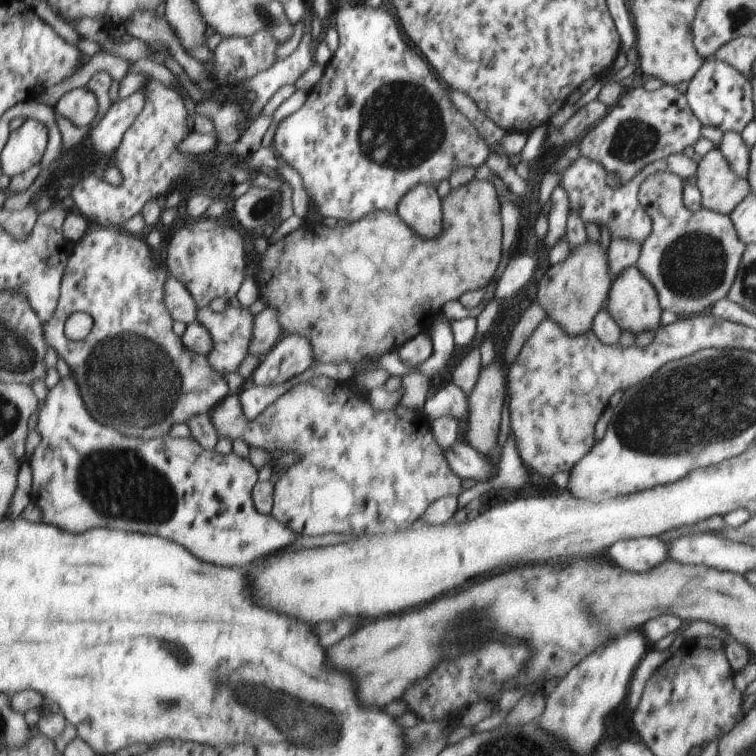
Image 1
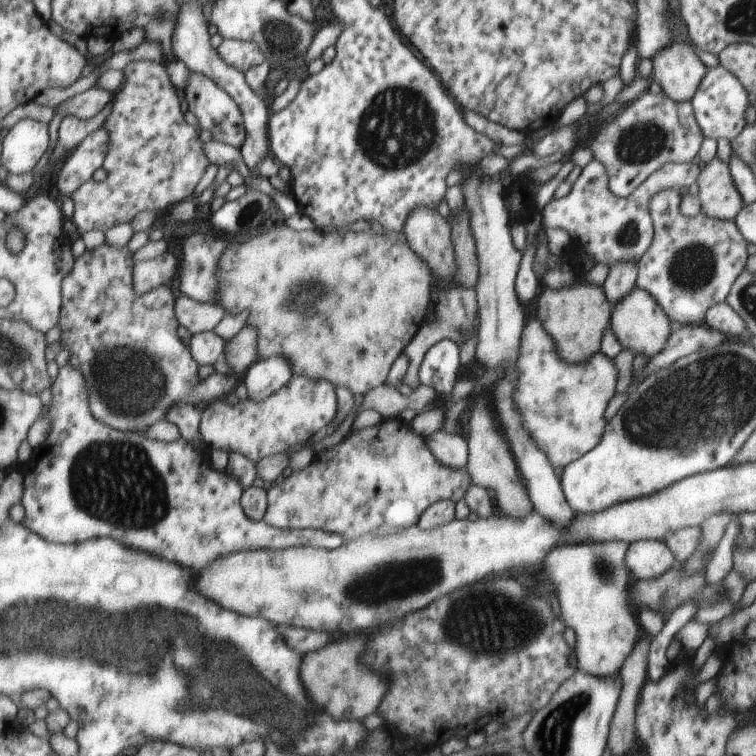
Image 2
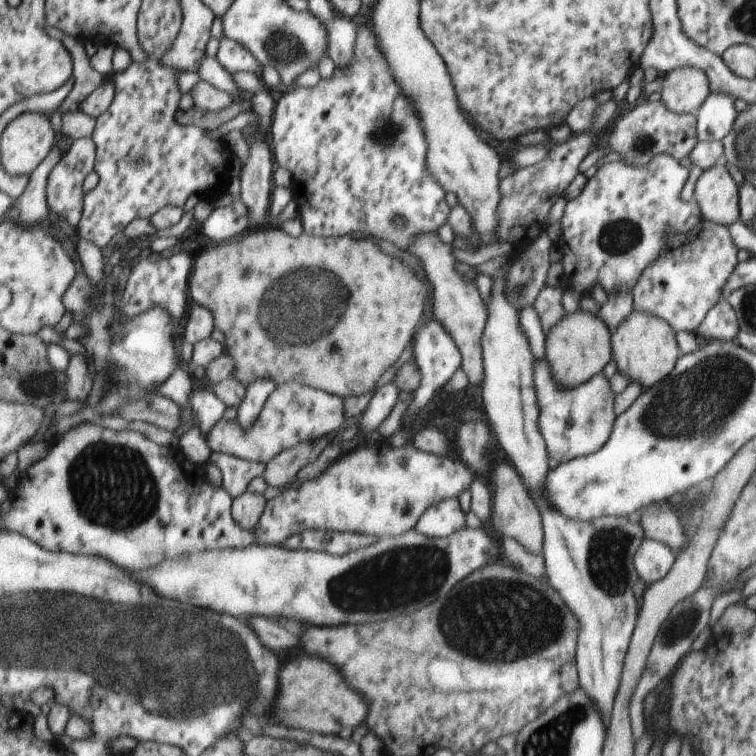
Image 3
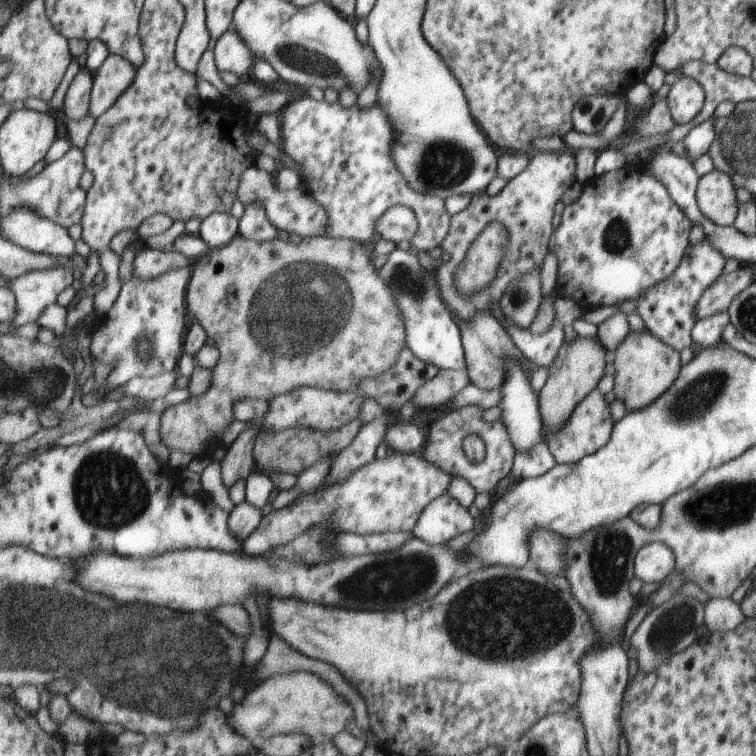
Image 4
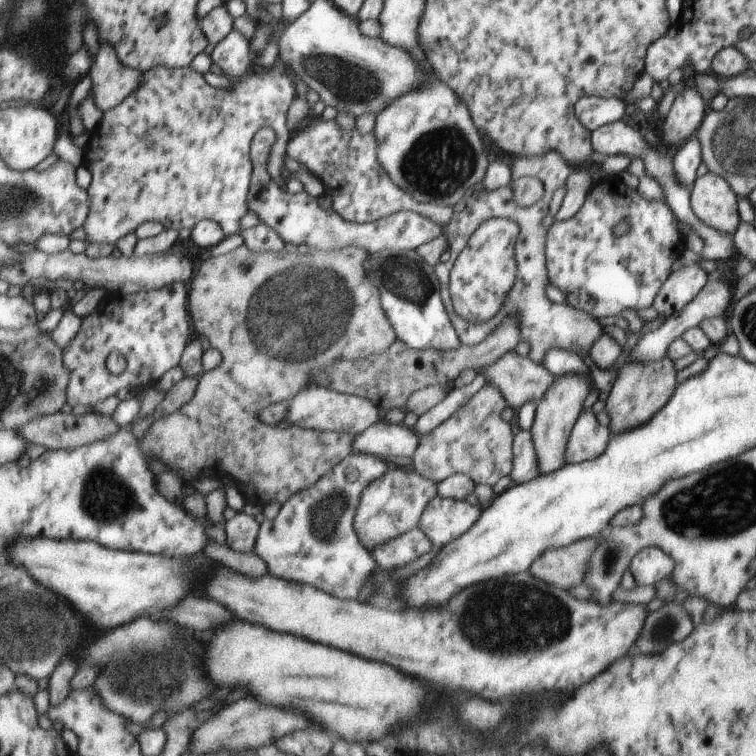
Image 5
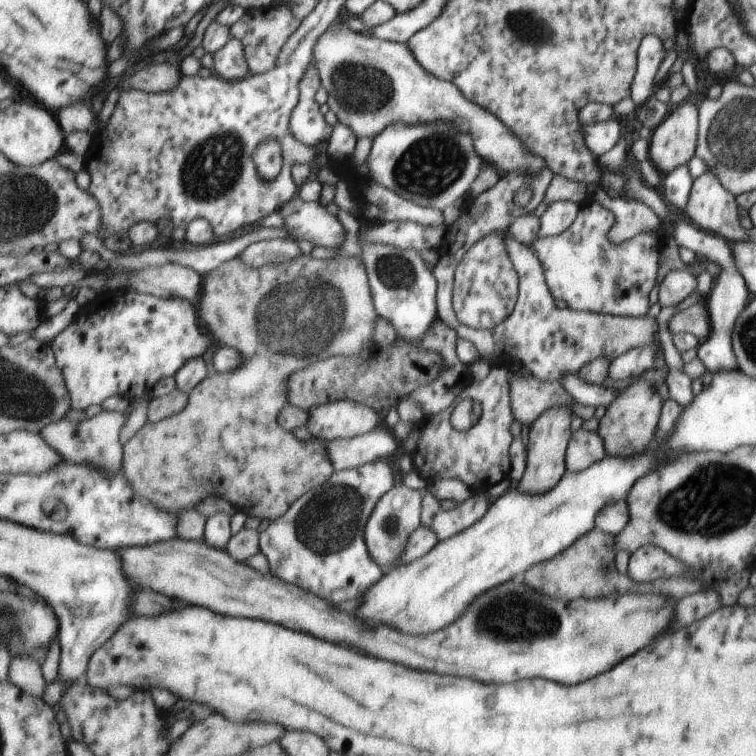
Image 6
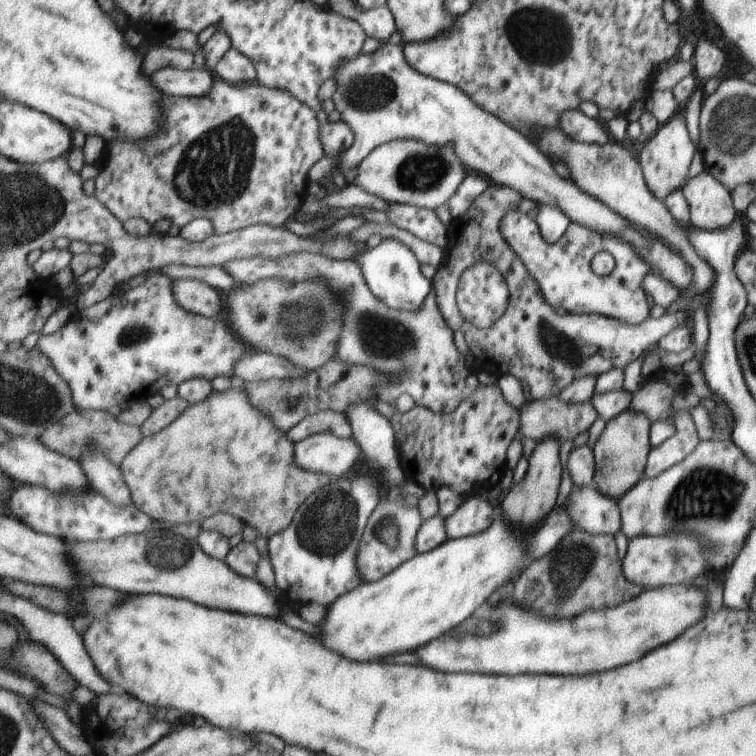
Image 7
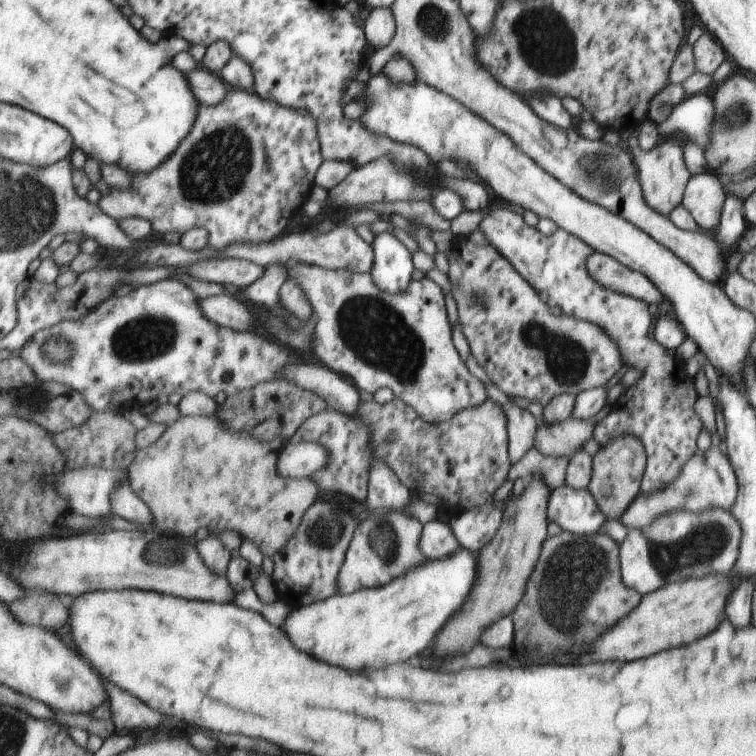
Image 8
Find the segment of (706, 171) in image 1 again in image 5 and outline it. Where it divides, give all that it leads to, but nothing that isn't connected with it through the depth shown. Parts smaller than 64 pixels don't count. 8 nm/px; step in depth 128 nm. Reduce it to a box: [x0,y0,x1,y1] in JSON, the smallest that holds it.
[691,171,740,236]

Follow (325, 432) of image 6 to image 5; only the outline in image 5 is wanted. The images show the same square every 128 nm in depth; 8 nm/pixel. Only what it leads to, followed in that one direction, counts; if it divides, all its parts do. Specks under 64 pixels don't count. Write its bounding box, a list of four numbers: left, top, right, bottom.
[285,387,383,437]

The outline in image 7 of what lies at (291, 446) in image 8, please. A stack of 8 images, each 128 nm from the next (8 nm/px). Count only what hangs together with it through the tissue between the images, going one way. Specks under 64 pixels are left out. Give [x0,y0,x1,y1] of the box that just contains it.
[293,433,364,479]

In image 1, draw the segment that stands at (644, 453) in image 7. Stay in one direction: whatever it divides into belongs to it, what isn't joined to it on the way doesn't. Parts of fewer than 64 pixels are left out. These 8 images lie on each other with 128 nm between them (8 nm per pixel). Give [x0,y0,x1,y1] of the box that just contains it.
[608,265,663,336]

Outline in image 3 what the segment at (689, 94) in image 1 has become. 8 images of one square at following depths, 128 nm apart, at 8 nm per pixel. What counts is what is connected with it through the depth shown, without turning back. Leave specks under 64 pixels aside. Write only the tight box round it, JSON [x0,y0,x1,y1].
[696,92,738,142]

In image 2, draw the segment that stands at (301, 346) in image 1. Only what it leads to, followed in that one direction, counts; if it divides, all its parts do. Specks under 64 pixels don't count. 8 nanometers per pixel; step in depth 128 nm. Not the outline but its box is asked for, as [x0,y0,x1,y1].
[243,356,294,402]

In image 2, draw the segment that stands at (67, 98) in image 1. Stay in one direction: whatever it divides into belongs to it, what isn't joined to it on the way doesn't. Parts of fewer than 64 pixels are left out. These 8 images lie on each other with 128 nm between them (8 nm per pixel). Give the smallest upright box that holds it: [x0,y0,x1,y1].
[26,86,115,199]

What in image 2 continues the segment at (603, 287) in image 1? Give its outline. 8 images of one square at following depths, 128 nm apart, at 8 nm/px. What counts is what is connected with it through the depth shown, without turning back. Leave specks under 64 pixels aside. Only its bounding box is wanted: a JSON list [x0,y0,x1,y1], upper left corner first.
[535,272,614,365]

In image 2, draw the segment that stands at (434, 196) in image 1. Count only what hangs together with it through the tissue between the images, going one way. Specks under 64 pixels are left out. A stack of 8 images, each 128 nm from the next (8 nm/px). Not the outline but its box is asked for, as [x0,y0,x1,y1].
[402,205,480,391]

